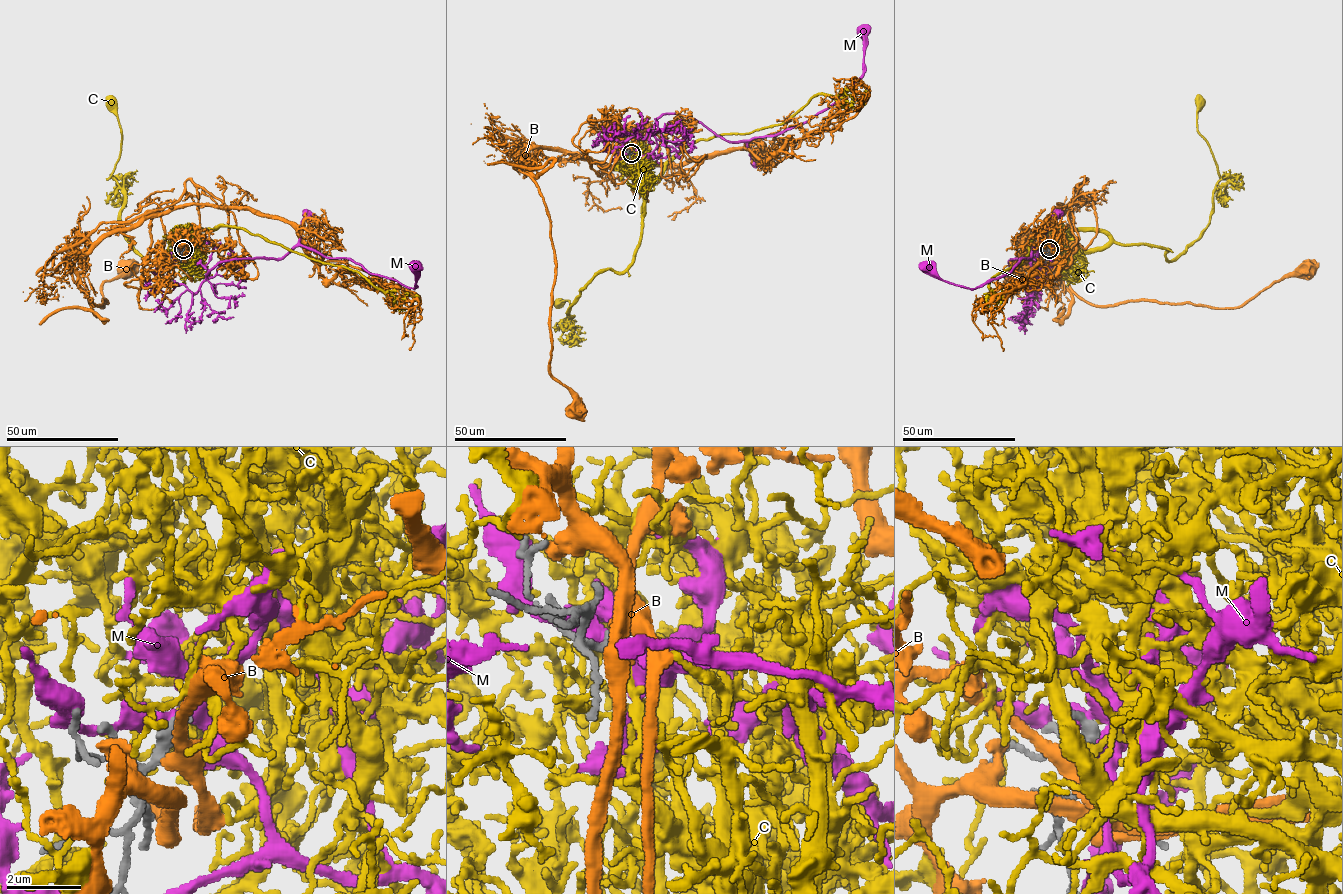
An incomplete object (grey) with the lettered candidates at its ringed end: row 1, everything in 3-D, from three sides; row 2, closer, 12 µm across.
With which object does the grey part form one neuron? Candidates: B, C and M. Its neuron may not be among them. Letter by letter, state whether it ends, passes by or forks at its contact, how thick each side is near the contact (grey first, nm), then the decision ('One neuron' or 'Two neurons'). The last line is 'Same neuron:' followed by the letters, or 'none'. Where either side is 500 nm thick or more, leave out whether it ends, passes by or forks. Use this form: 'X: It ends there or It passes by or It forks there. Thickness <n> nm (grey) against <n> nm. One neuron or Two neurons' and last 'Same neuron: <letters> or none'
B: Thickness 280 nm (grey) against 500 nm. Two neurons
C: It ends there. Thickness 320 nm (grey) against 200 nm. One neuron
M: It passes by. Thickness 320 nm (grey) against 420 nm. Two neurons
Same neuron: C

